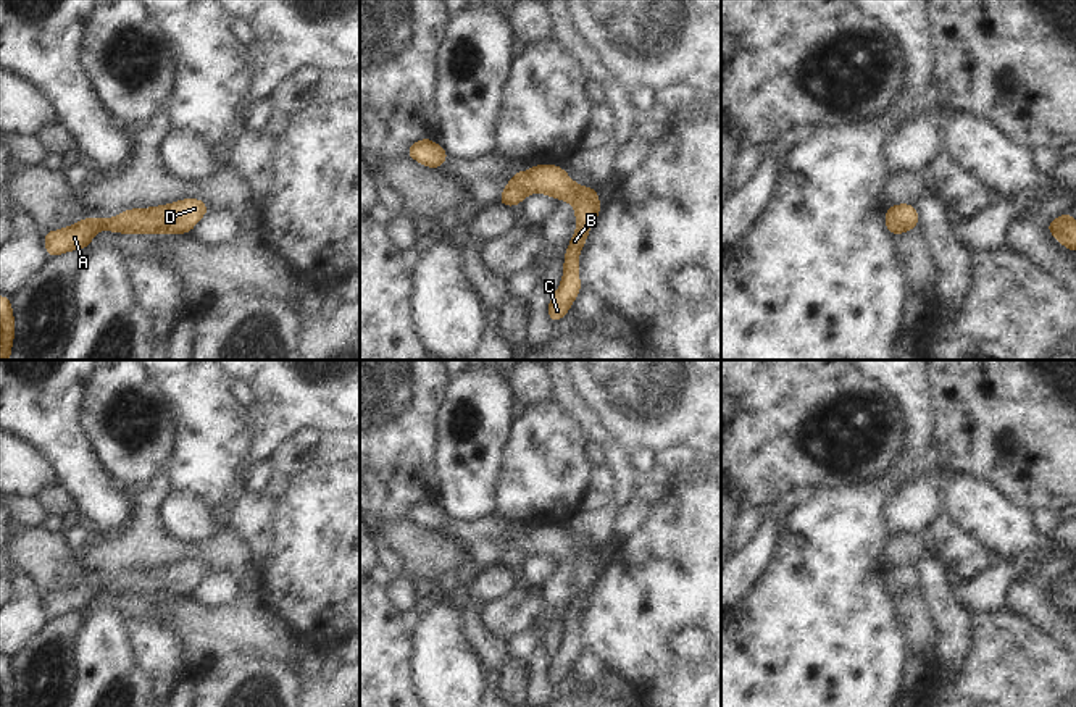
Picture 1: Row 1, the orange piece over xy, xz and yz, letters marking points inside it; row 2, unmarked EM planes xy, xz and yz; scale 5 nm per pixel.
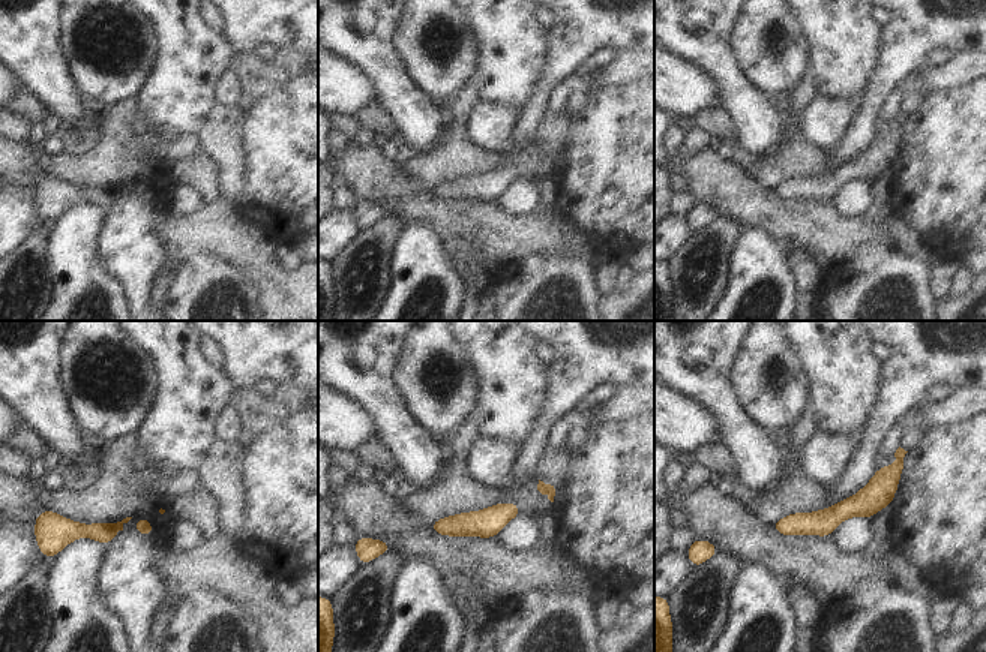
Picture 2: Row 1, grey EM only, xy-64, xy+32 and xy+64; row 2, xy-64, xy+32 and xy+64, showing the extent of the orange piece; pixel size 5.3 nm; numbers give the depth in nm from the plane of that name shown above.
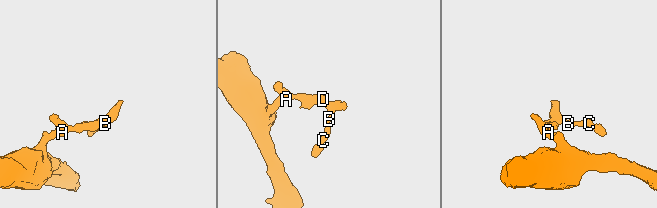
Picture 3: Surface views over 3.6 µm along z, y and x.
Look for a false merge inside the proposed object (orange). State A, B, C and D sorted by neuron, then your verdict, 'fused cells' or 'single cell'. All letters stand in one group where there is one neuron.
A B C D; single cell

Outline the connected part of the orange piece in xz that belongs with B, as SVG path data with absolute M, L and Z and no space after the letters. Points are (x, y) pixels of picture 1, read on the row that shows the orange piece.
M529 165L529 171L516 171L497 199L503 207L518 207L529 194L550 195L555 200L569 202L574 208L576 232L563 257L565 271L557 292L550 297L547 315L552 323L565 318L574 303L582 282L579 281L579 252L586 245L589 229L602 211L597 187L576 184L561 165Z

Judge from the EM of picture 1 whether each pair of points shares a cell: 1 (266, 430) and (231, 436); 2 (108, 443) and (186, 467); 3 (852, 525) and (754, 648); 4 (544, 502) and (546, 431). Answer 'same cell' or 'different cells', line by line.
1: different cells
2: different cells
3: same cell
4: same cell

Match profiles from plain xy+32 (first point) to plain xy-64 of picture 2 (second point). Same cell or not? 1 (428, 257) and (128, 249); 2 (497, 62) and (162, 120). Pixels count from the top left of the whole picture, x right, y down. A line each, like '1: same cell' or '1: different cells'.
1: different cells
2: same cell

